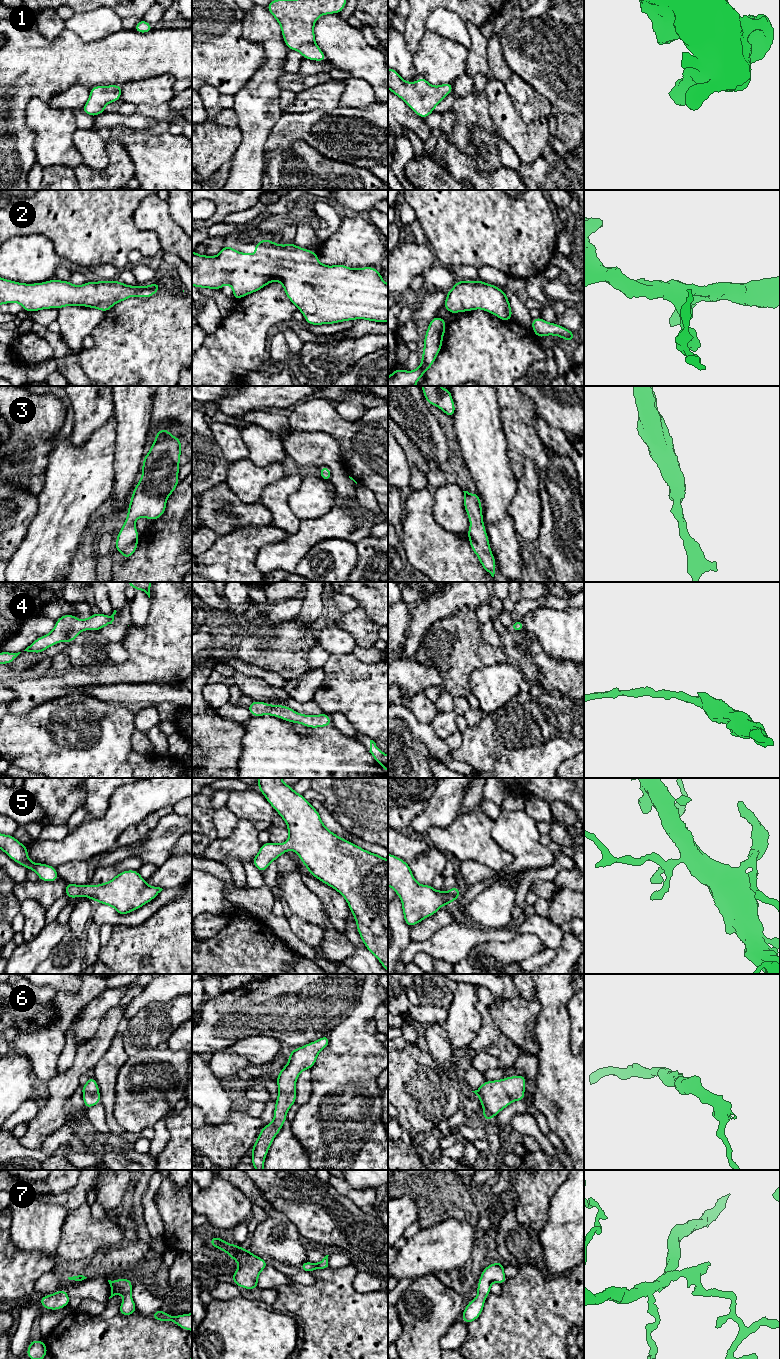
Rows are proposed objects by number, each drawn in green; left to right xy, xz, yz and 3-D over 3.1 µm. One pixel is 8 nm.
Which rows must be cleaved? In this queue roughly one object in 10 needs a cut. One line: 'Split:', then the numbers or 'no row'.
Split: 1

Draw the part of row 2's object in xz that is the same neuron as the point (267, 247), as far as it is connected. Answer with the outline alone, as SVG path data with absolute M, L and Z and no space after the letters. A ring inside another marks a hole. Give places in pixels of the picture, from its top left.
M262 238L254 246L256 254L236 251L230 245L214 257L192 252L192 286L220 290L225 284L233 289L235 300L277 280L284 287L288 299L298 308L310 325L334 324L365 319L388 322L388 284L374 267L354 269L343 264L327 266L318 261L315 251L296 246L281 245Z

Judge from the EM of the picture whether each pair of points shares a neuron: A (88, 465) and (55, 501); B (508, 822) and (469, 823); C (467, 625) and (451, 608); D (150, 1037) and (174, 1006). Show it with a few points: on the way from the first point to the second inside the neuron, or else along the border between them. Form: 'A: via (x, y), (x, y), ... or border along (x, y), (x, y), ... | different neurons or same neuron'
A: via (80, 474), (62, 492) | same neuron
B: border along (493, 821), (491, 836), (499, 845) | different neurons
C: border along (474, 610), (460, 607), (454, 613), (433, 622) | different neurons
D: via (152, 1029), (167, 1014) | same neuron

